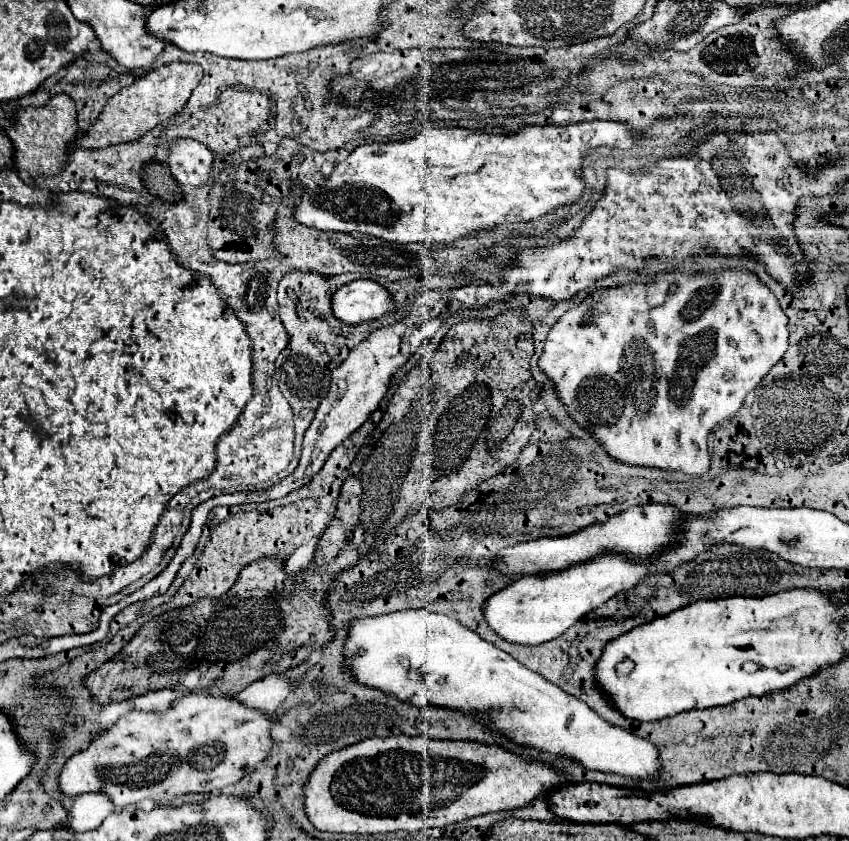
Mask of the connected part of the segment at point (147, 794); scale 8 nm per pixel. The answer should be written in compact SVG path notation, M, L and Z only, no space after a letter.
M191 692L175 700L165 714L141 710L123 714L111 728L97 734L85 750L65 762L59 776L59 790L71 798L87 792L105 792L115 810L123 810L145 798L161 802L193 792L221 792L225 786L237 784L245 776L245 768L255 768L267 758L273 746L269 728L271 720L267 714L249 710L235 698Z

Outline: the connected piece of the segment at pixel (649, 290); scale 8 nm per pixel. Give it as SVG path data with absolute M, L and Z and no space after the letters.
M735 268L735 270L703 270L697 274L687 274L679 270L671 272L659 272L653 282L647 284L627 284L627 286L615 286L615 288L603 288L589 294L583 302L575 304L571 310L567 310L549 330L543 354L539 358L541 370L555 382L559 398L567 406L571 418L591 430L599 442L605 446L609 456L615 460L629 464L629 466L651 466L659 470L677 470L689 476L701 476L709 470L709 450L707 450L707 436L709 432L735 416L735 412L743 406L745 396L761 382L761 378L769 372L773 364L777 364L785 350L787 350L787 322L783 308L779 306L777 296L749 270Z

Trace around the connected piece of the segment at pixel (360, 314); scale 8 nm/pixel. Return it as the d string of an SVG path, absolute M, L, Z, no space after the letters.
M353 280L337 288L331 296L333 316L345 324L359 324L381 318L395 310L389 292L373 280Z

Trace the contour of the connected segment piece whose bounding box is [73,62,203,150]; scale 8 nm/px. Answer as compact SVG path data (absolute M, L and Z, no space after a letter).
M171 62L167 66L149 70L145 76L139 76L131 86L125 86L121 92L117 92L117 96L113 96L105 104L101 116L97 116L93 128L89 128L89 132L79 134L73 146L91 150L91 148L105 148L111 144L137 140L141 132L145 134L147 130L155 128L157 122L163 122L173 114L181 112L201 78L203 78L203 68L191 62Z

